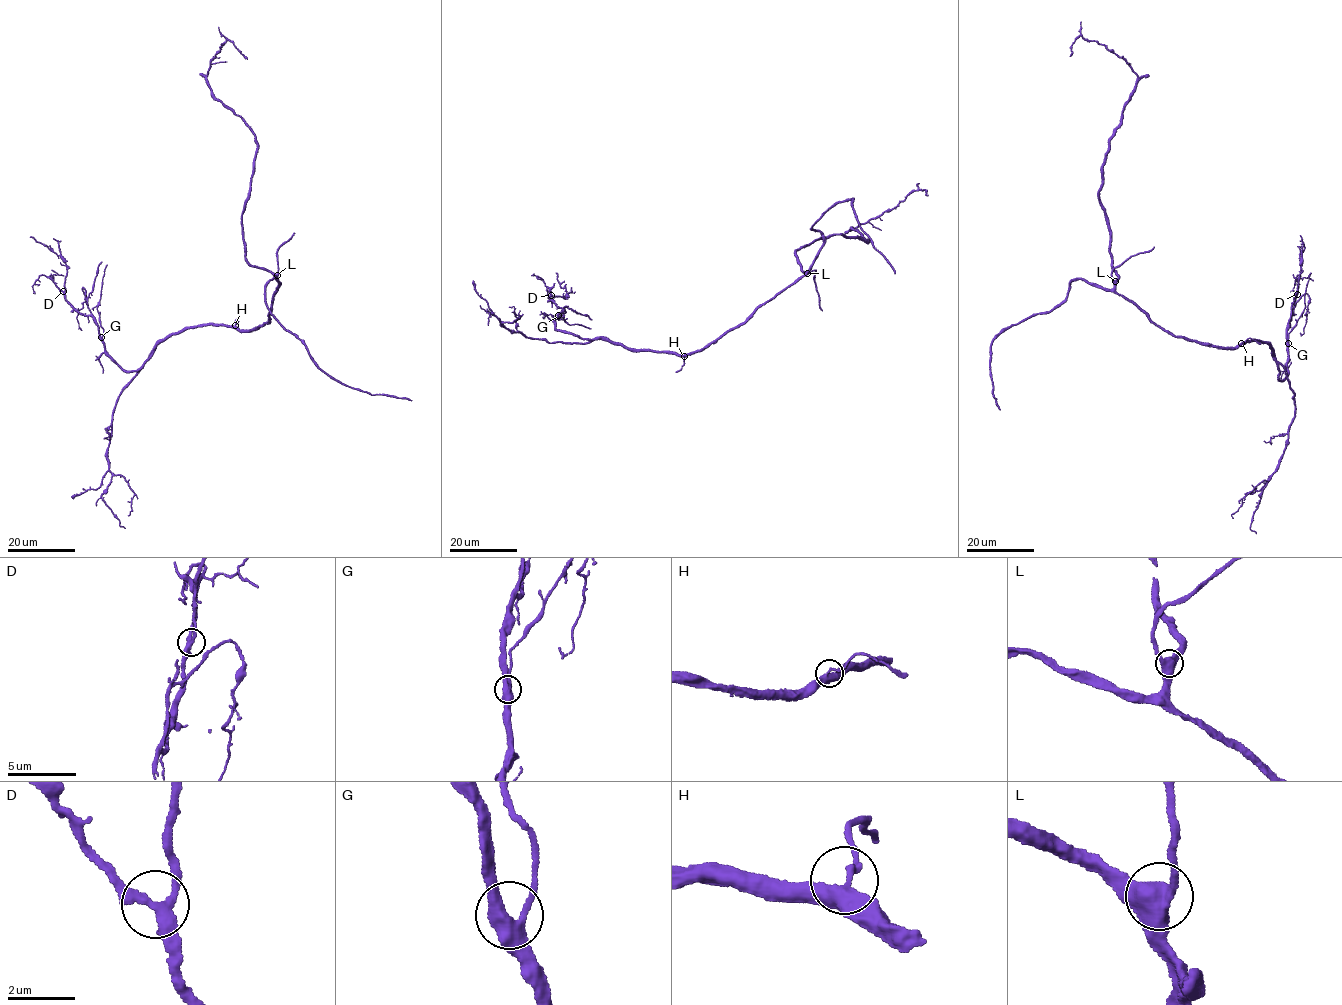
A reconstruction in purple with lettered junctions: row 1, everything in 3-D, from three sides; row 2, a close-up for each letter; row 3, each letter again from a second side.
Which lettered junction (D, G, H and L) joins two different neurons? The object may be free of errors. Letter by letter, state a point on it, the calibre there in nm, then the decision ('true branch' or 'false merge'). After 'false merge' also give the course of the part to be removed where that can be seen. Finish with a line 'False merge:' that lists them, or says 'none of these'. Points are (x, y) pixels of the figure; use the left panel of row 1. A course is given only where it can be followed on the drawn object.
D: place (63, 291); calibre 280 nm; true branch
G: place (101, 337); calibre 440 nm; true branch
H: place (235, 325); calibre 320 nm; true branch
L: place (277, 275); calibre 500 nm; true branch
False merge: none of these

